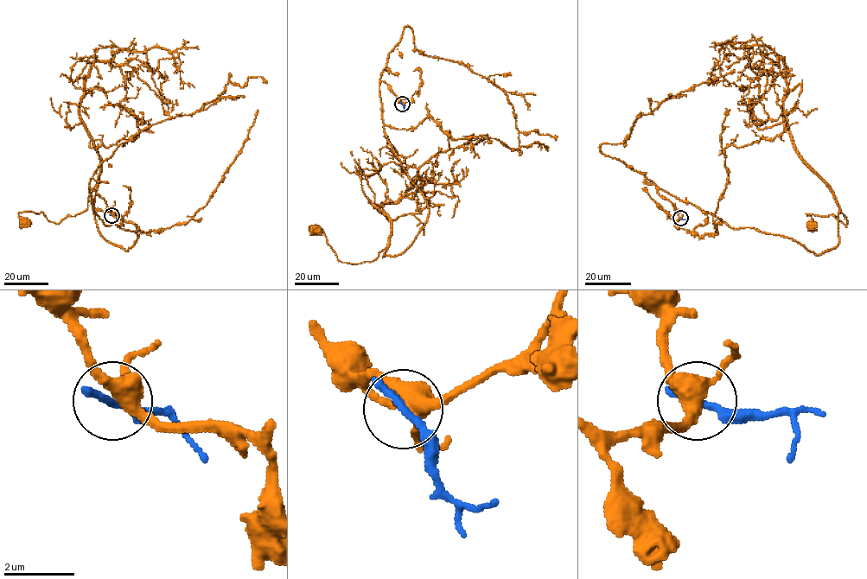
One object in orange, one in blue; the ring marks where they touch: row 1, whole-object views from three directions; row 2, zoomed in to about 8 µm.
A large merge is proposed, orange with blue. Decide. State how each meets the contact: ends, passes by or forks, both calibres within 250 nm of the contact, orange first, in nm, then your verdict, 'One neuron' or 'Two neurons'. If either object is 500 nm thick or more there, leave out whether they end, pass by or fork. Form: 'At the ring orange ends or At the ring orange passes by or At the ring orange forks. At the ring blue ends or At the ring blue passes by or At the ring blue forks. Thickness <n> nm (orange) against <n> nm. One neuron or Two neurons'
At the ring orange forks. At the ring blue ends. Thickness 400 nm (orange) against 280 nm. Two neurons

